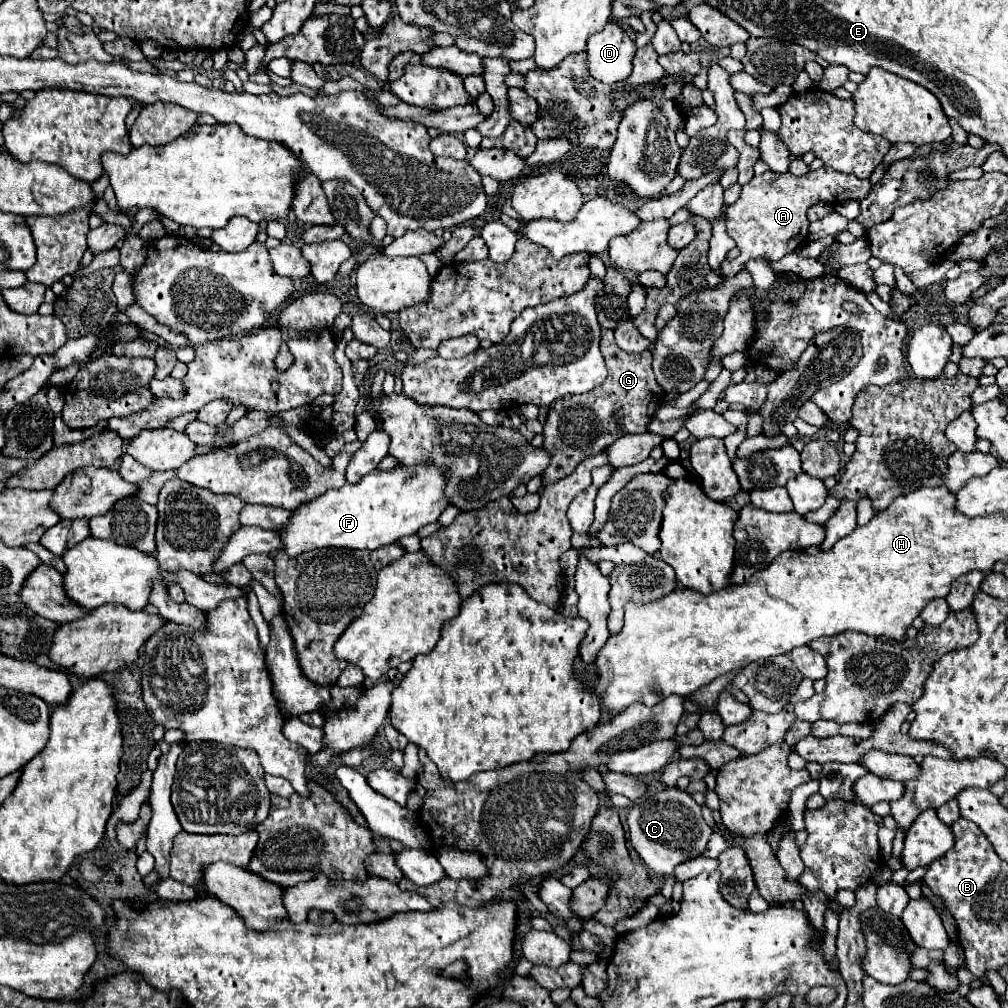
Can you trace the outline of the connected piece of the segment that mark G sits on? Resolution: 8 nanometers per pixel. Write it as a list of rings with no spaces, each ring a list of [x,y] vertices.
[[[602,329],[600,333],[600,351],[608,367],[608,377],[592,391],[565,395],[550,405],[544,423],[544,449],[550,453],[550,465],[544,469],[542,487],[570,475],[580,461],[602,453],[616,437],[646,433],[648,421],[664,403],[664,389],[660,389],[652,373],[652,353],[630,355],[616,345],[612,329]]]

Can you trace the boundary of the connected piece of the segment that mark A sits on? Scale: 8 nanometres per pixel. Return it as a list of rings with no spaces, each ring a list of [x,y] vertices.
[[[820,167],[816,171],[808,171],[806,175],[778,175],[774,171],[766,171],[762,175],[754,175],[746,185],[742,185],[742,193],[738,201],[726,207],[726,233],[736,241],[740,255],[734,261],[724,261],[724,275],[734,277],[736,273],[746,269],[746,263],[752,259],[770,259],[778,261],[786,253],[796,251],[808,237],[806,211],[818,203],[828,201],[830,205],[838,205],[842,201],[862,201],[868,197],[872,189],[870,179],[860,179],[856,175],[846,175],[832,171],[828,167]]]

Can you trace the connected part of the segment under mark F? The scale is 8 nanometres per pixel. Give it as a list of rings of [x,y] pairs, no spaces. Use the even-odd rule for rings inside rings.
[[[436,465],[394,467],[386,473],[374,469],[364,475],[360,483],[346,483],[340,489],[328,489],[328,493],[322,493],[316,501],[300,505],[278,535],[282,539],[282,551],[290,557],[326,547],[372,551],[390,545],[404,535],[414,535],[420,527],[434,523],[446,507],[444,475]]]

